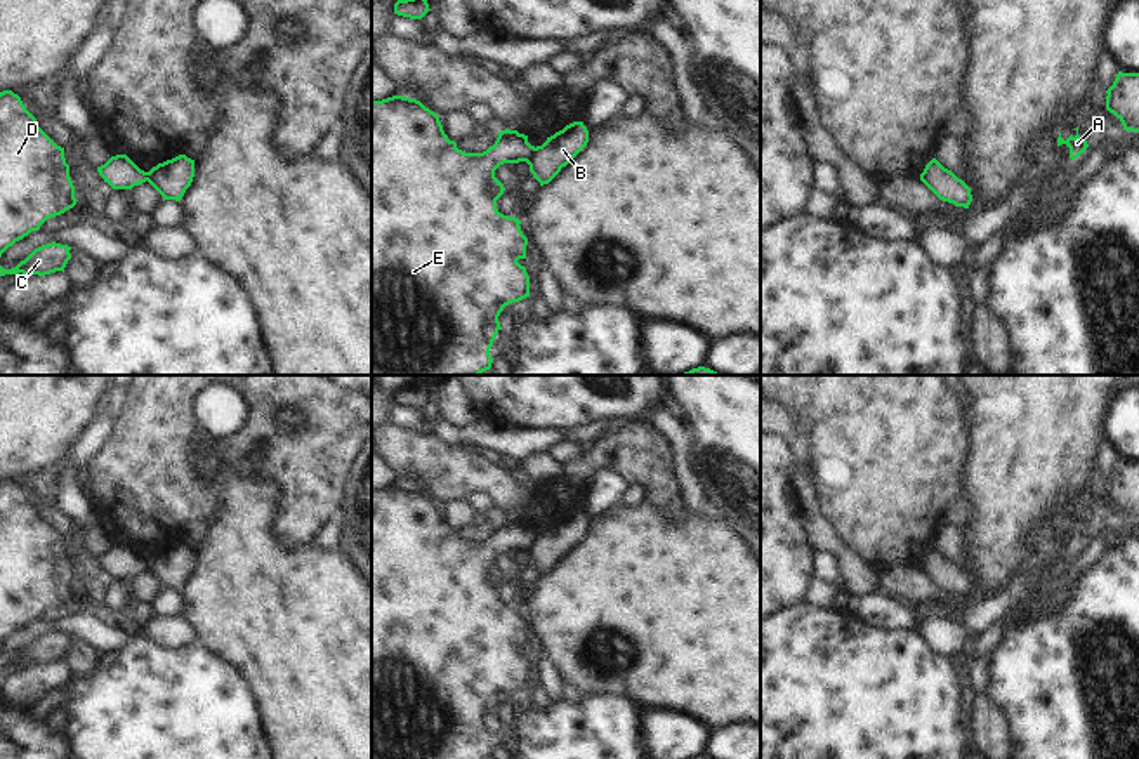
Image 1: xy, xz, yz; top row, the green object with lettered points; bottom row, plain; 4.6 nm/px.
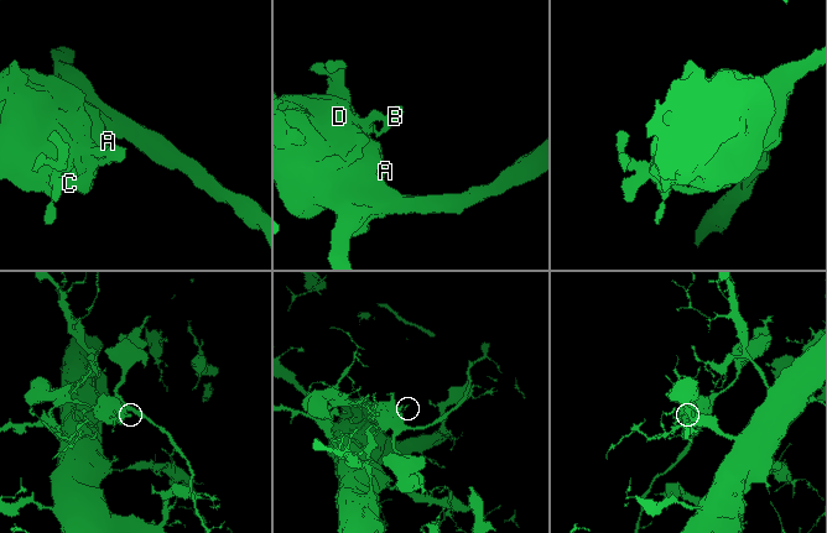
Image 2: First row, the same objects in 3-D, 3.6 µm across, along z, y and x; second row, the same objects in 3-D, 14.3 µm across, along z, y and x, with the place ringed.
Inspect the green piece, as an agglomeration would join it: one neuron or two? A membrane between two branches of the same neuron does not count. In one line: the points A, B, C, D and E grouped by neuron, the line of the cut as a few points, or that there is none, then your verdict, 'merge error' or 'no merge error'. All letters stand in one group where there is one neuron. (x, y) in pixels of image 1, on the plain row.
A D E / B C; cut in xz along (493, 563), (488, 570), (488, 580), (497, 587); merge error

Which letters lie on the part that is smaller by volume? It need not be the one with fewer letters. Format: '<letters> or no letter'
A, D, E

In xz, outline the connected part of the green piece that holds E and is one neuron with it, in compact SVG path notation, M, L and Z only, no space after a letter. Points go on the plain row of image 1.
M392 485L372 490L372 759L490 759L493 747L490 738L502 719L498 705L505 695L530 686L530 665L517 650L526 648L528 627L521 620L521 610L498 601L497 587L488 582L488 570L504 552L528 551L535 542L528 525L517 519L502 519L493 535L483 542L465 542L450 530L439 511L439 504L420 490Z

